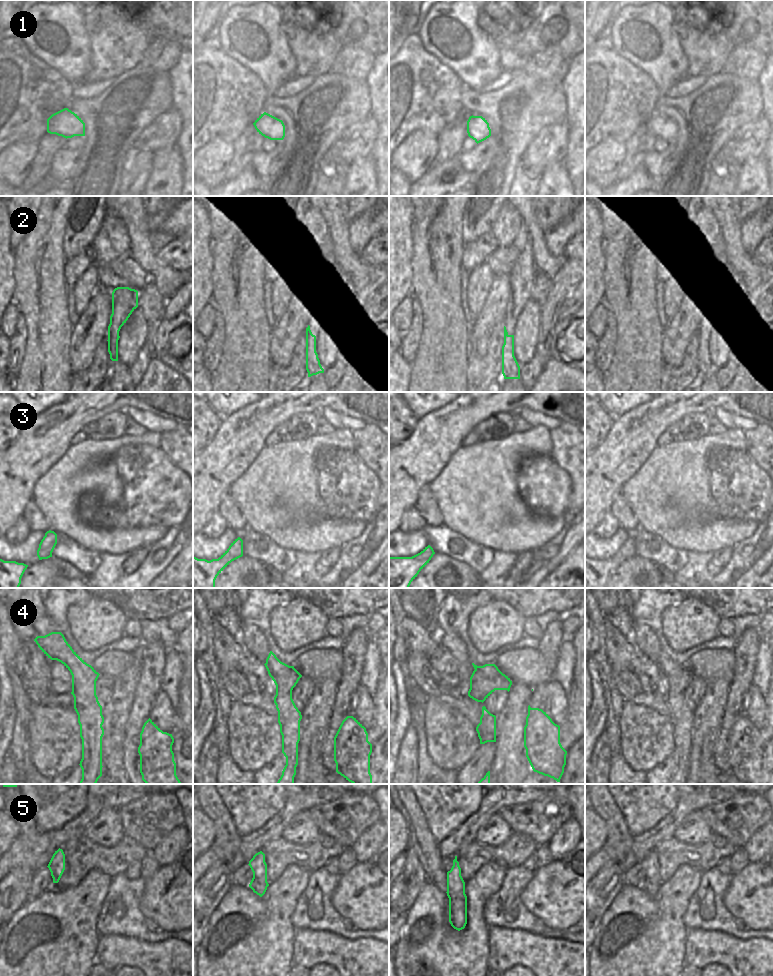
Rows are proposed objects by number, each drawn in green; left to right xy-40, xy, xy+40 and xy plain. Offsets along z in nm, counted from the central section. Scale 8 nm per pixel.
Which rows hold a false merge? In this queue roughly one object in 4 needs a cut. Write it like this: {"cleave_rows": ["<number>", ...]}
{"cleave_rows": ["2", "4"]}

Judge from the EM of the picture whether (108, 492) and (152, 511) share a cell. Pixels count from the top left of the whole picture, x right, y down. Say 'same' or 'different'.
different

